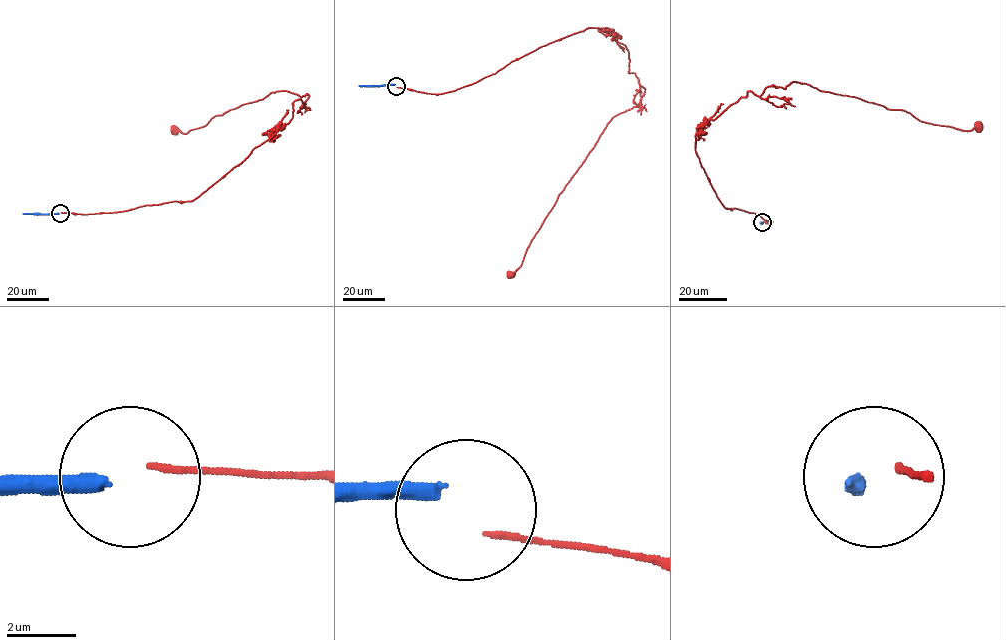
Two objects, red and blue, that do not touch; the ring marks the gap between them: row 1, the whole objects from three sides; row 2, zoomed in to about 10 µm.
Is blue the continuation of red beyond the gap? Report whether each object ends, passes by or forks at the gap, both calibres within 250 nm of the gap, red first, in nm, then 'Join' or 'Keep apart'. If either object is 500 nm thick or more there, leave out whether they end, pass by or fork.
At the ring red ends. At the ring blue ends. Thickness 170 nm (red) against 400 nm. Keep apart

